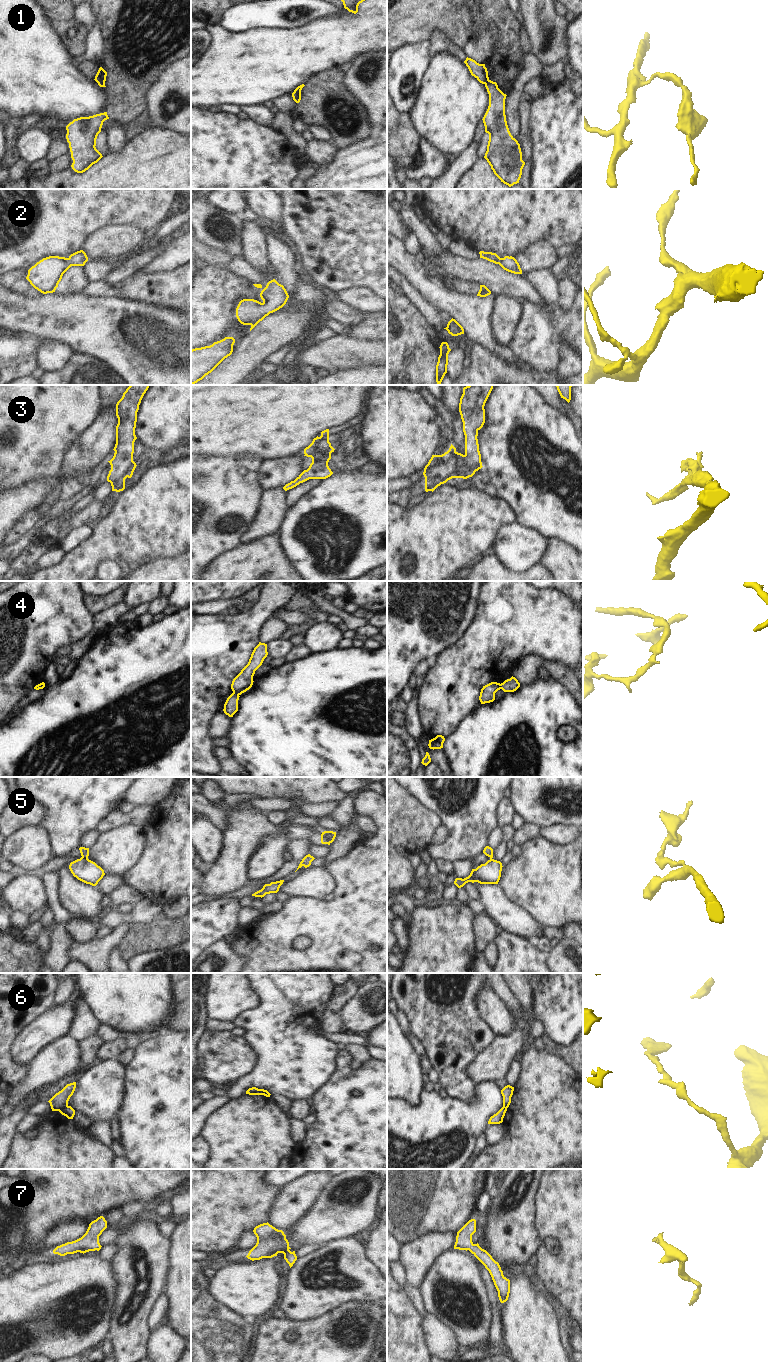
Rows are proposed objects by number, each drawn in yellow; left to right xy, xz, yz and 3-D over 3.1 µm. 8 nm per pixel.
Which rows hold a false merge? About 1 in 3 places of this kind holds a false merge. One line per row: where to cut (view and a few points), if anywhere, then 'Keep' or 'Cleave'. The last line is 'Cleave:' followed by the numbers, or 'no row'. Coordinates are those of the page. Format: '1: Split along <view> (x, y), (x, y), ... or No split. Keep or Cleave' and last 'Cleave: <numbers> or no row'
1: Split along yz (488, 79), (484, 83). Cleave
2: No split. Keep
3: No split. Keep
4: Split along xz (233, 692), (238, 695). Cleave
5: Split along xy (81, 857), (87, 859). Cleave
6: Split along xy (67, 1105), (57, 1110). Cleave
7: No split. Keep
Cleave: 1, 4, 5, 6.

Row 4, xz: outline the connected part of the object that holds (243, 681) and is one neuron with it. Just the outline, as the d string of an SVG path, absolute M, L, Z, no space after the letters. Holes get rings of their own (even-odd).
M259 642L254 648L248 664L232 681L231 689L234 694L241 695L252 687L255 671L262 665L267 655L267 644Z

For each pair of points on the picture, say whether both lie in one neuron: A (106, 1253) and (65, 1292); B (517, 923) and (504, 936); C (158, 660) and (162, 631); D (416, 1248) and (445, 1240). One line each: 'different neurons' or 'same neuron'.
A: different neurons
B: different neurons
C: same neuron
D: same neuron

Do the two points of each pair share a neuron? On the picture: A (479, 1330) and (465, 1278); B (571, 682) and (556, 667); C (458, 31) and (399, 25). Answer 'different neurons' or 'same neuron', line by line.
A: same neuron
B: same neuron
C: same neuron

